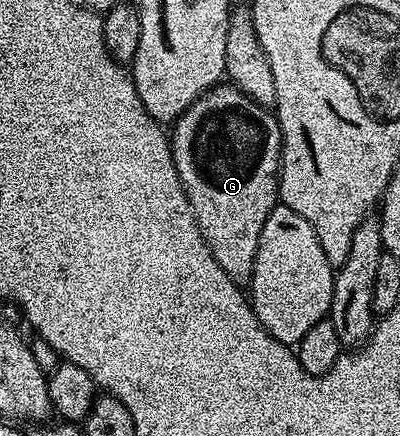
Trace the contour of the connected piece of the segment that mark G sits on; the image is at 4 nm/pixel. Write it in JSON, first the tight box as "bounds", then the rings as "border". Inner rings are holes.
{"bounds":[169,85,283,286],"border":[[[216,85],[185,113],[175,120],[169,131],[171,152],[181,185],[195,214],[197,225],[209,253],[225,269],[231,280],[239,286],[250,284],[252,269],[257,257],[261,229],[279,199],[279,160],[283,154],[283,138],[279,121],[268,108],[255,103],[234,85]]]}

